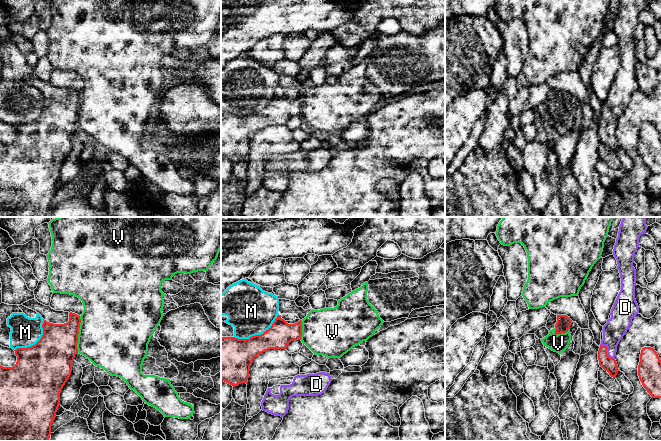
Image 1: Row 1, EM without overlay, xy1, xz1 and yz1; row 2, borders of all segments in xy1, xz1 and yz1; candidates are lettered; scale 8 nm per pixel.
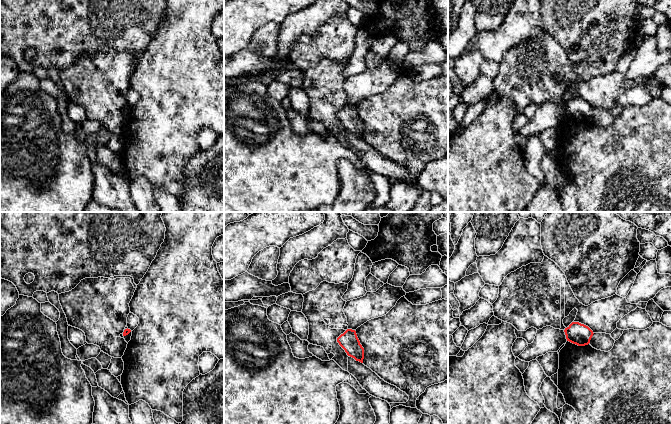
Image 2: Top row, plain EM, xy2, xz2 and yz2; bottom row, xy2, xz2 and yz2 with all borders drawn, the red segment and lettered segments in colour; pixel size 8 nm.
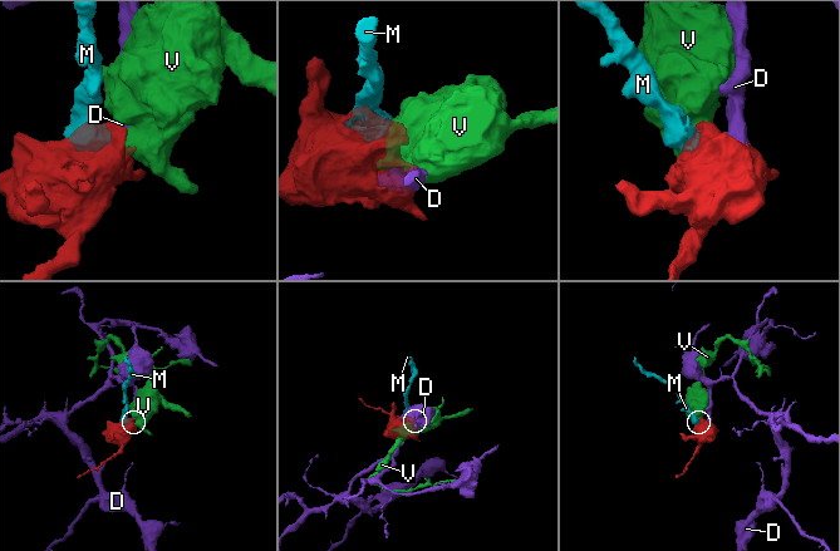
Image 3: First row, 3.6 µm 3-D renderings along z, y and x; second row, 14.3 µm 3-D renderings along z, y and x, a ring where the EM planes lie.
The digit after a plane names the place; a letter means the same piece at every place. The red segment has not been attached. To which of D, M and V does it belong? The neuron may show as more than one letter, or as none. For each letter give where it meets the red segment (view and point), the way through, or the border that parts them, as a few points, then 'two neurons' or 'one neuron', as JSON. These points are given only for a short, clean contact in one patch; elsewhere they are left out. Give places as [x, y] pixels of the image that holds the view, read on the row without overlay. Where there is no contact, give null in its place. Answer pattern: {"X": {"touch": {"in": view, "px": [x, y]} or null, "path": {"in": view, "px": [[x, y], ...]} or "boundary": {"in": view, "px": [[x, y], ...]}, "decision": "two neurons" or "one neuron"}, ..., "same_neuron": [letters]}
{"D": {"touch": {"in": "yz1", "px": [606, 127]}, "decision": "one neuron"}, "M": {"touch": {"in": "xz1", "px": [258, 111]}, "boundary": {"in": "xz1", "px": [[278, 90], [273, 99], [262, 109], [248, 114], [234, 113]]}, "decision": "two neurons"}, "V": {"touch": {"in": "xy1", "px": [78, 109]}, "boundary": {"in": "xy1", "px": [[80, 92], [77, 128]]}, "decision": "two neurons"}, "same_neuron": ["D"]}

